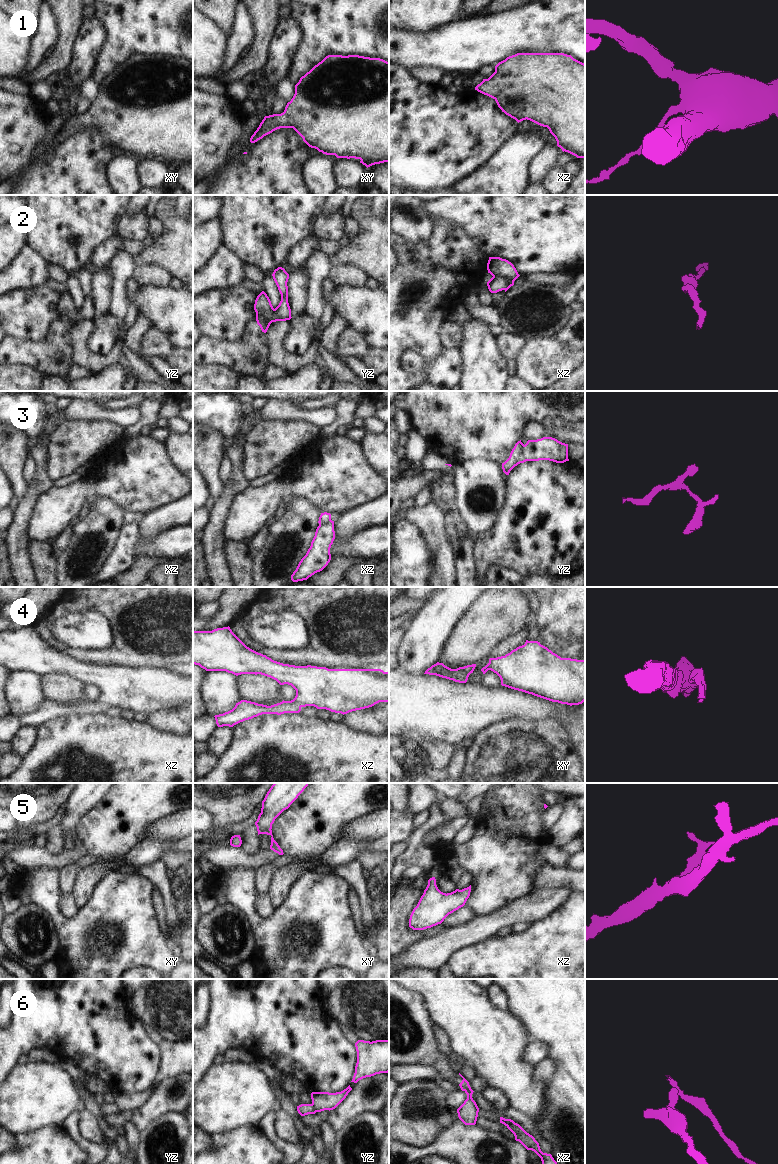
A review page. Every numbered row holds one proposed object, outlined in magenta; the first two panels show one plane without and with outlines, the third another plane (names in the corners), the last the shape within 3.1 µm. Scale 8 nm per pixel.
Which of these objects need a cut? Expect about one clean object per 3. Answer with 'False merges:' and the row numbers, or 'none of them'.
False merges: 2, 3, 6

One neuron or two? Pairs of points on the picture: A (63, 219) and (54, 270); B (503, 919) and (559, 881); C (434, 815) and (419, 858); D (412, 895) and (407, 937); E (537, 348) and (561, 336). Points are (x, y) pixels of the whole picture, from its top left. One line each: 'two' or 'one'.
A: two
B: two
C: one
D: one
E: two

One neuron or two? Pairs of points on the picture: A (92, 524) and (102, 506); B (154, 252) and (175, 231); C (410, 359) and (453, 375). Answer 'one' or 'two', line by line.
A: one
B: one
C: one

